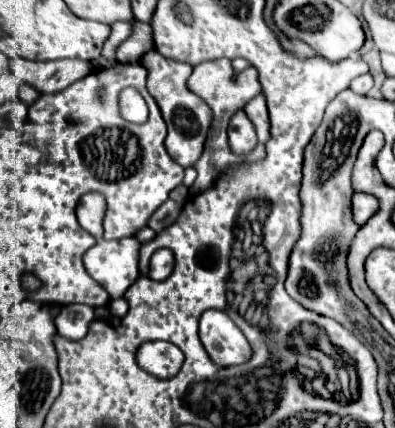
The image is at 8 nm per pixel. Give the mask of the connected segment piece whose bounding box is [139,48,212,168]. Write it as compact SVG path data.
M156 48L146 52L140 58L140 64L148 70L148 92L156 100L166 124L168 124L168 136L166 136L166 150L176 160L180 166L188 168L194 166L194 162L200 158L204 142L206 142L206 132L210 128L210 106L200 100L194 92L186 88L186 80L190 78L190 72L194 70L192 64L188 62L178 62L172 58L164 58Z

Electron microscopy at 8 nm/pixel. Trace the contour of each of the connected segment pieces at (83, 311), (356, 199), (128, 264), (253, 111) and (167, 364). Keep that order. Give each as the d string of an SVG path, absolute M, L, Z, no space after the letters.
M68 304L62 306L60 314L56 316L56 328L58 334L62 334L66 340L78 342L86 336L92 320L94 320L94 308L86 304Z
M354 194L352 196L352 212L354 212L354 222L362 226L374 212L378 210L378 200L370 194Z
M132 236L122 240L98 240L84 256L86 272L108 292L110 300L122 298L124 292L140 276L138 270L140 242Z
M260 94L250 102L248 108L248 118L256 128L256 136L260 144L266 144L268 136L270 136L270 120L268 120L268 108L266 108L266 98Z
M158 340L142 344L136 354L136 360L142 368L146 368L146 372L158 378L170 378L180 370L184 356L182 350L178 350L174 344Z

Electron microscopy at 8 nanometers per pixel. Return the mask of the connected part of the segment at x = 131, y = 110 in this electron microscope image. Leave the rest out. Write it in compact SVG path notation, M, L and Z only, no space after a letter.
M124 88L120 92L120 114L132 124L142 124L148 118L148 106L144 98L134 88Z

